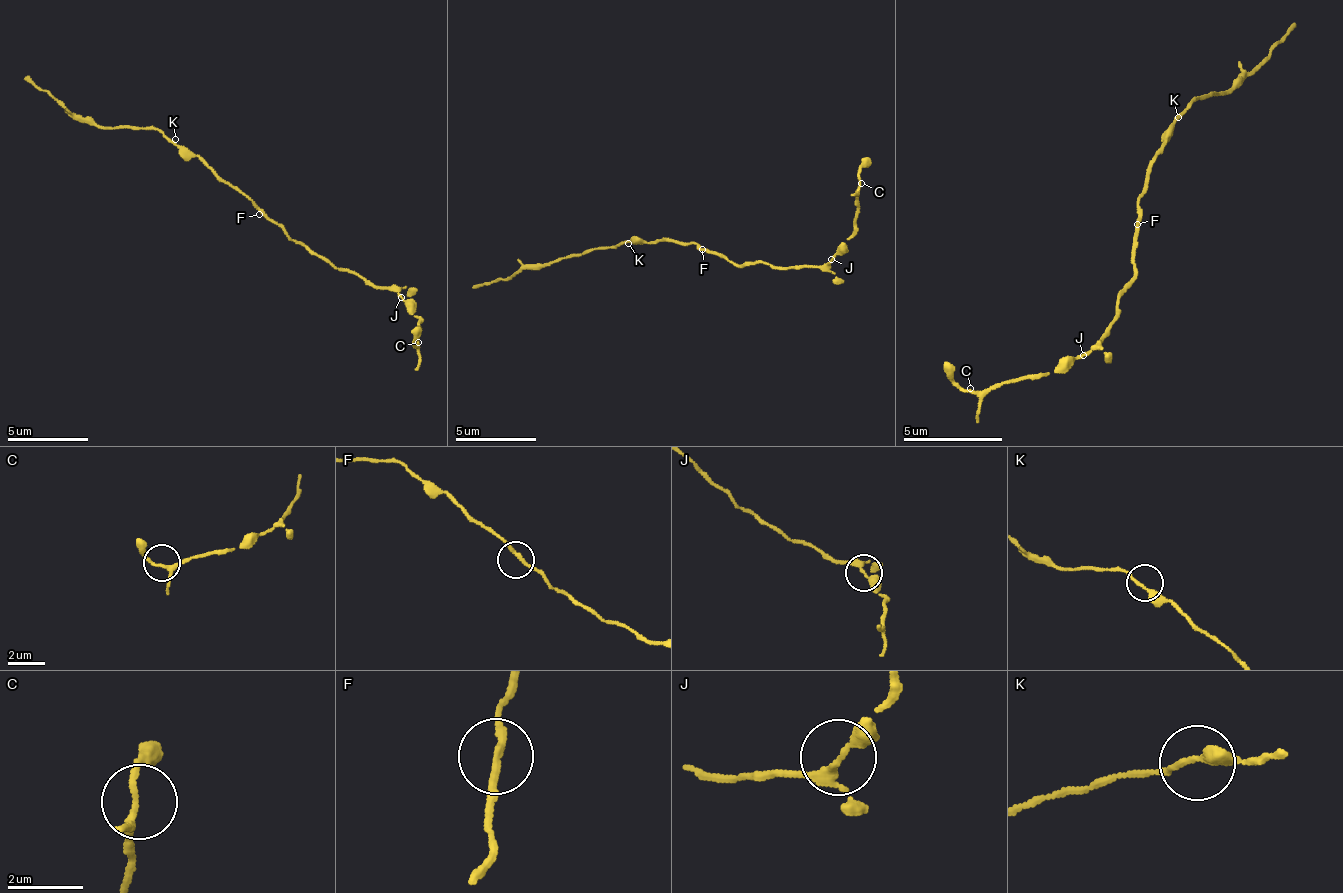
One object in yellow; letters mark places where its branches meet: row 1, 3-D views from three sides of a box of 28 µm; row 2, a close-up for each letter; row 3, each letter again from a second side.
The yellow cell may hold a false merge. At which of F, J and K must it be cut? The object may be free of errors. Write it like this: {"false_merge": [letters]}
{"false_merge": []}

